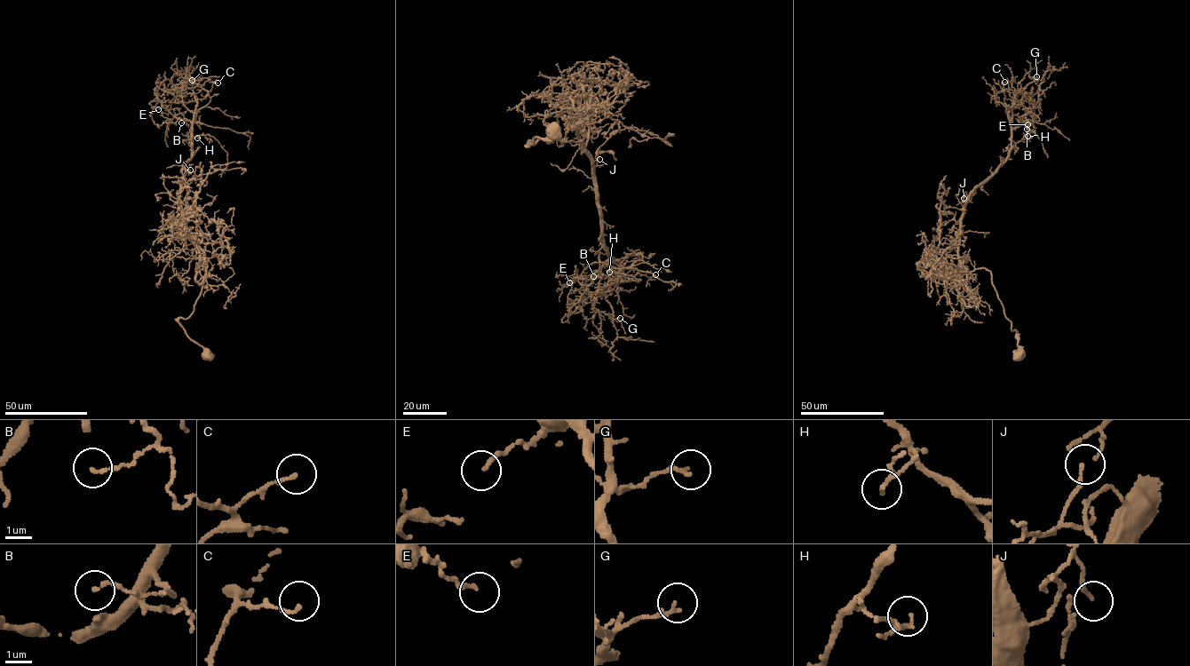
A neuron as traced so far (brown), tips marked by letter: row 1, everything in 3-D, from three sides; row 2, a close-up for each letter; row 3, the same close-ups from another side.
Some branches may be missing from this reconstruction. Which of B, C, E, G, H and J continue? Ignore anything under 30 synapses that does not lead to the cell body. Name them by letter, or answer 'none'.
H

